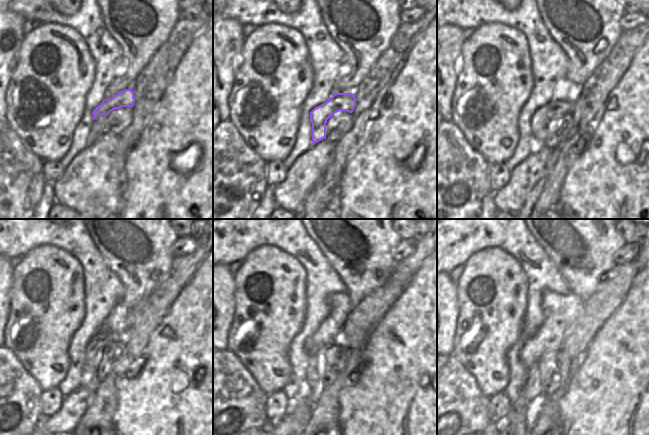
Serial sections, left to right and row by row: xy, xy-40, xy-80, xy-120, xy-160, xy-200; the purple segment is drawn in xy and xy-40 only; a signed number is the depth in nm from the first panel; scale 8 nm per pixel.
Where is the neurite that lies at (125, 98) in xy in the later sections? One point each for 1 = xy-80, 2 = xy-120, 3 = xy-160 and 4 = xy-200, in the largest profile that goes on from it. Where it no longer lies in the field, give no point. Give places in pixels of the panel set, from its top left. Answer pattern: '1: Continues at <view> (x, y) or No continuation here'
1: Continues at xy-80 (556, 107)
2: Continues at xy-120 (94, 347)
3: Continues at xy-160 (311, 373)
4: Continues at xy-200 (533, 388)

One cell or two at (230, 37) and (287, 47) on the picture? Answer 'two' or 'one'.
two

